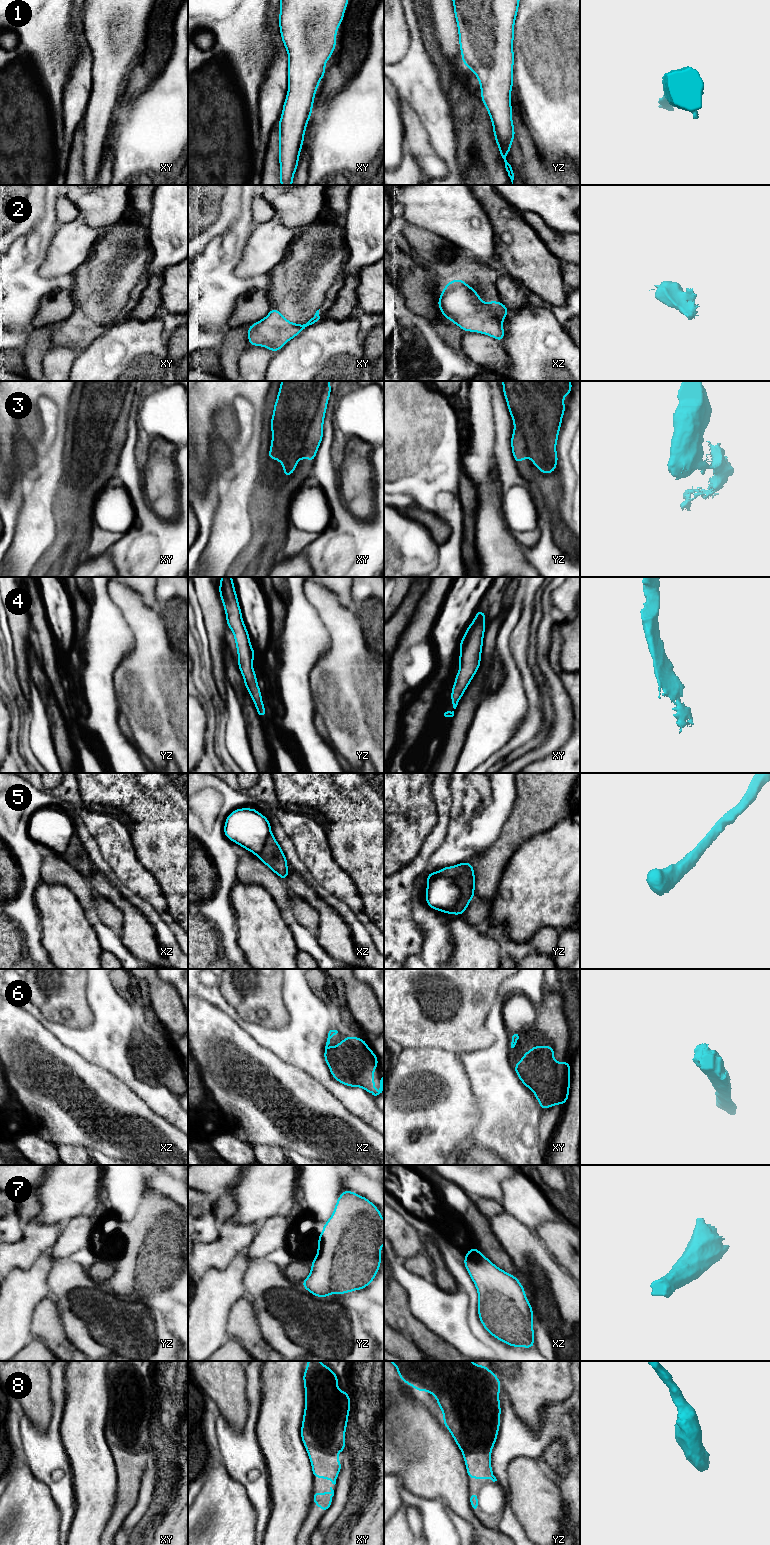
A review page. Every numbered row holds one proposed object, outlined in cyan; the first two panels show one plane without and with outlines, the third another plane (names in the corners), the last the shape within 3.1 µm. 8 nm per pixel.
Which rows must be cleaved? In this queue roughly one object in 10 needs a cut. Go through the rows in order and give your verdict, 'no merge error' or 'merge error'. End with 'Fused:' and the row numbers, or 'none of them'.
1: no merge error
2: no merge error
3: no merge error
4: no merge error
5: no merge error
6: no merge error
7: no merge error
8: no merge error
Fused: none of them

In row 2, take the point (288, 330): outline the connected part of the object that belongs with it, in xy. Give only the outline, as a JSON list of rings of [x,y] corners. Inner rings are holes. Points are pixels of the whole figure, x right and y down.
[[[271,308],[265,318],[248,326],[248,341],[252,346],[266,347],[275,353],[307,326],[317,322],[320,319],[319,310],[302,325],[288,321],[277,309]]]

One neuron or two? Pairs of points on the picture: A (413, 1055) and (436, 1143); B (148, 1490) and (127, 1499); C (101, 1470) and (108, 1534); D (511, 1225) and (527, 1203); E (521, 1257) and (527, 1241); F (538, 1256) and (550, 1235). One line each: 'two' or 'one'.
A: one
B: two
C: two
D: two
E: one
F: two

